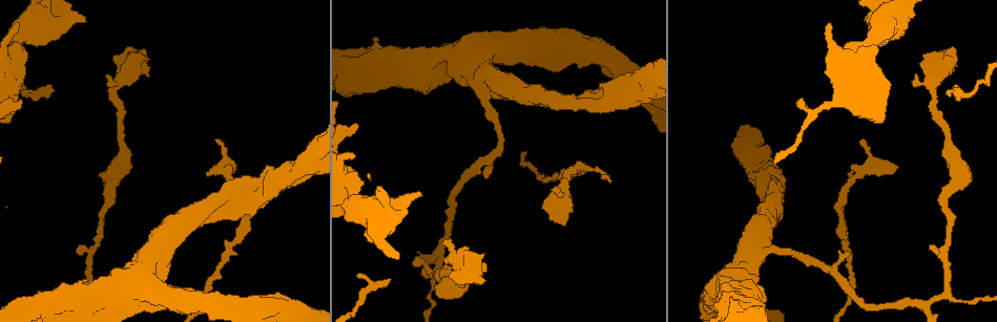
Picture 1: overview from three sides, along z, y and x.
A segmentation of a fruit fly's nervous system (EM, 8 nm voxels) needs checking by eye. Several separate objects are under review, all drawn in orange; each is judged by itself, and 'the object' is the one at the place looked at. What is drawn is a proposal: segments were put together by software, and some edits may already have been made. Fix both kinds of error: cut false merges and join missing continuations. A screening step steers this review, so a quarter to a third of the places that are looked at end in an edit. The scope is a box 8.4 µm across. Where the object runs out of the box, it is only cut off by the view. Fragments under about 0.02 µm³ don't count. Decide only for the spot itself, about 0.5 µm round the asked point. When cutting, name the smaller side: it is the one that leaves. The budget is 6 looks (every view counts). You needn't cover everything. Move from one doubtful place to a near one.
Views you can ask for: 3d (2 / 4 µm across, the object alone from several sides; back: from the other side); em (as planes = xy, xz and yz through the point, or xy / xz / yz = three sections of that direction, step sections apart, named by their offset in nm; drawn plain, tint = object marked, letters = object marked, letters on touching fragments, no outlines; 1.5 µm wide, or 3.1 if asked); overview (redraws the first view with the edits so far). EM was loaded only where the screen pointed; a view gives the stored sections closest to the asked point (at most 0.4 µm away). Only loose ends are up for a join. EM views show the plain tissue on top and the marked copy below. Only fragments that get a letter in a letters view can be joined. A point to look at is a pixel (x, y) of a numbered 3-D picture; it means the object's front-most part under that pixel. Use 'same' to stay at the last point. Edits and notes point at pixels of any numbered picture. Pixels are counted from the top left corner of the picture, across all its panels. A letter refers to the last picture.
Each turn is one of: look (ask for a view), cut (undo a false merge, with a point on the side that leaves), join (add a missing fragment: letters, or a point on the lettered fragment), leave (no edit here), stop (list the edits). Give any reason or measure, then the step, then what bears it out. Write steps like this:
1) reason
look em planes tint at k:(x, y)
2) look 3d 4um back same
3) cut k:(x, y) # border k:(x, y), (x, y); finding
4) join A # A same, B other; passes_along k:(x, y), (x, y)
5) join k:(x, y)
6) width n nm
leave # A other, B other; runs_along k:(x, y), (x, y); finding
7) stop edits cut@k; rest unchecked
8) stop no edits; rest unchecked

thick end
look em planes letters at 1:(482, 283)

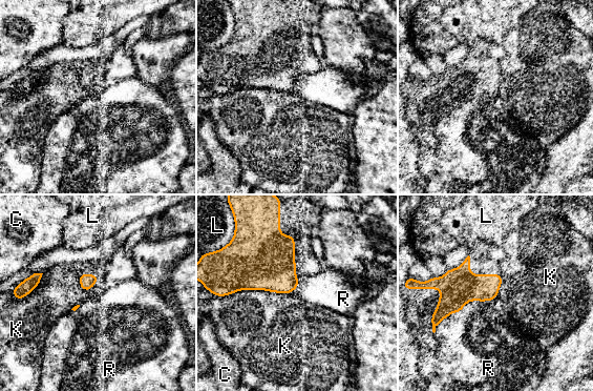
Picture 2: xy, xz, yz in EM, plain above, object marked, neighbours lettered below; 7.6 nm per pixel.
leave # C other, K other, L other, R other; border 2:(271, 291), (236, 290), (226, 295); none of them fits

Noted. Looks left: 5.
an open end
look 3d 4um at 1:(20, 103)

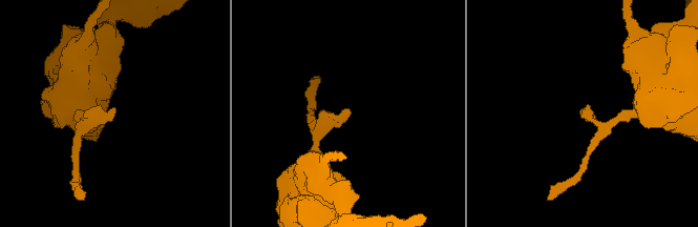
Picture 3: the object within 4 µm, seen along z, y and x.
look em planes letters at 3:(351, 112)

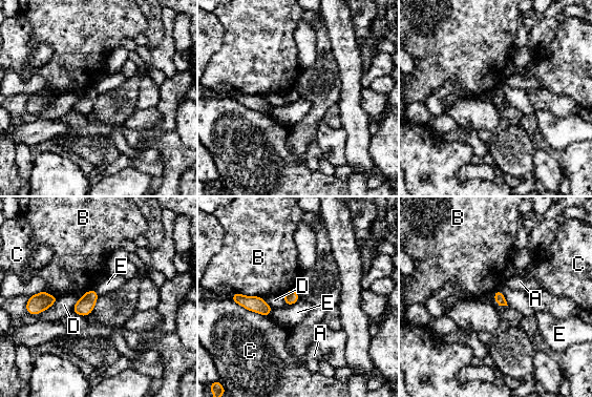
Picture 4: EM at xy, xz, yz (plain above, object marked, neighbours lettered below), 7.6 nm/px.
leave # A other, B other, C other, D other, E other; border 4:(499, 289), (508, 305); none of them fits

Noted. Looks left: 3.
an open end
look 3d 4um at 1:(891, 173)

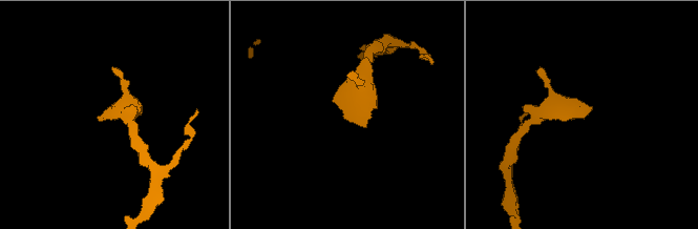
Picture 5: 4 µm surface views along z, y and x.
now the EM
look em planes letters at 5:(345, 117)

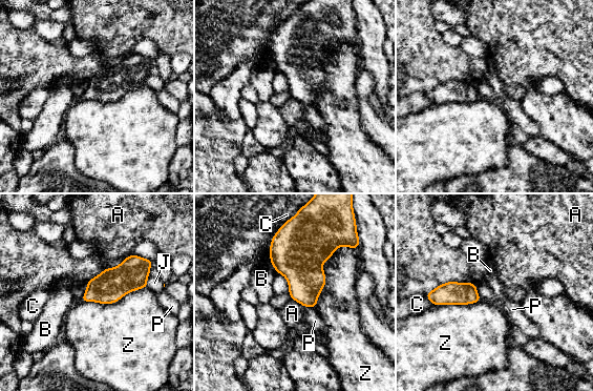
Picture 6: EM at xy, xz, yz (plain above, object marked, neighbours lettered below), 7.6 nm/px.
longest_contact Z 550 nm
join J # A other, B other, C other, J same, P other, Z other; passes_along 6:(132, 273), (148, 275), (154, 283); the cell continues

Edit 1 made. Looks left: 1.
stop edits join@6; rest unchecked

